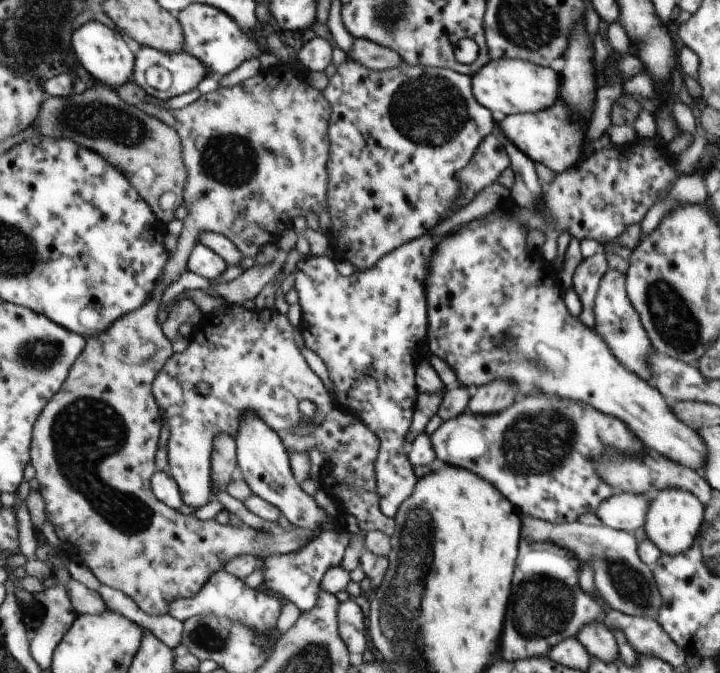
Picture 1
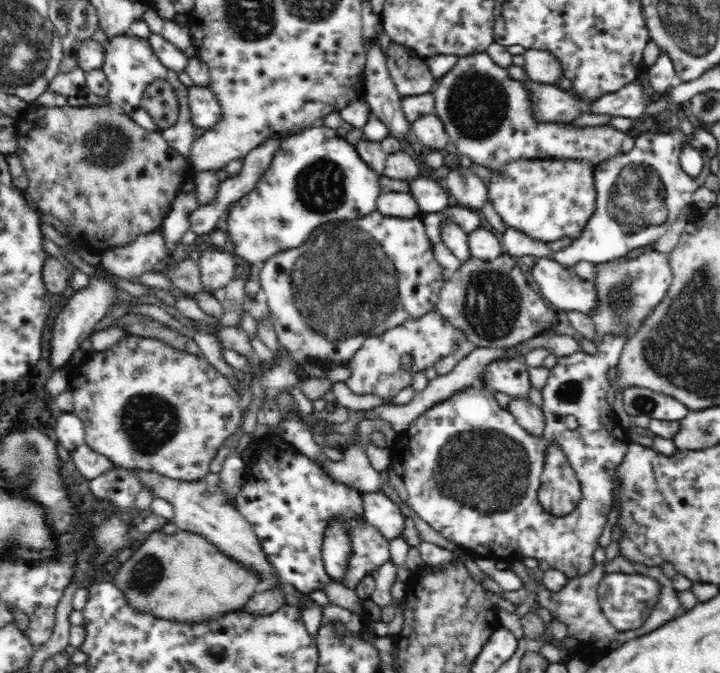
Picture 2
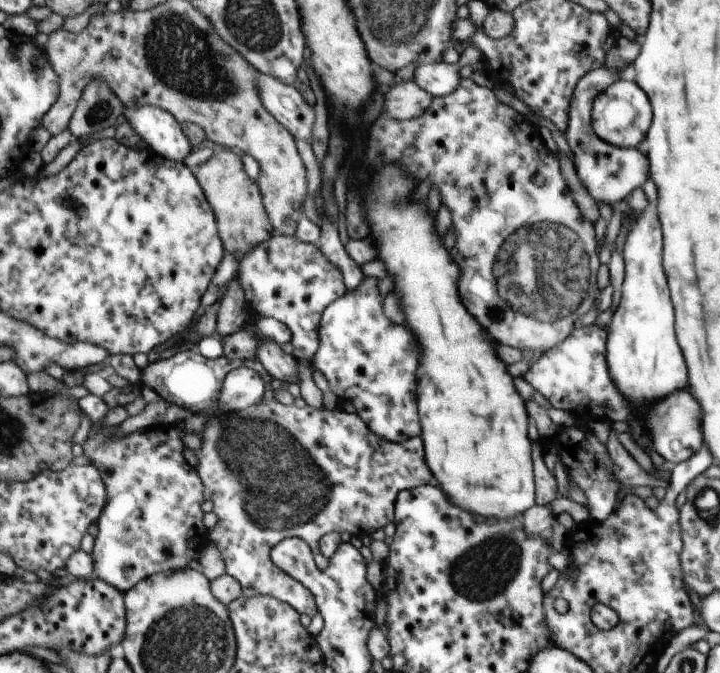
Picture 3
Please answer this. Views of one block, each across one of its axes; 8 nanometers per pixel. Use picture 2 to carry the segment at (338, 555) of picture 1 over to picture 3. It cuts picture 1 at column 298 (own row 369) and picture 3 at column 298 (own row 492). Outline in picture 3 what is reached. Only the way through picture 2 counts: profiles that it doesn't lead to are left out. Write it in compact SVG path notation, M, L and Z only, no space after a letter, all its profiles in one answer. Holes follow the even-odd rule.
M196 349L180 351L169 359L158 359L155 362L148 363L147 366L141 370L140 378L140 384L151 388L154 392L157 392L162 399L172 402L172 404L177 404L187 408L191 414L202 413L209 418L209 424L205 426L205 429L201 434L201 437L203 438L202 448L195 452L199 460L196 470L198 471L204 485L204 498L205 500L213 502L213 512L218 517L217 526L213 529L208 529L209 537L211 542L213 542L221 552L223 561L225 562L226 572L241 584L244 596L271 596L292 606L299 615L306 614L306 616L310 616L310 618L316 616L316 614L319 614L319 610L315 603L314 595L300 581L297 581L288 573L280 570L280 568L272 562L272 547L277 542L284 540L286 537L301 538L304 542L309 544L315 560L315 565L323 571L329 565L329 559L321 553L319 542L326 533L337 533L344 532L344 530L352 530L352 532L368 538L370 534L376 532L376 530L380 530L380 528L384 528L386 524L394 522L395 500L401 490L413 489L417 486L434 483L435 476L431 473L430 467L426 464L425 448L421 435L406 439L404 443L387 441L385 438L374 434L374 432L372 432L368 426L365 425L365 422L358 416L358 413L348 413L344 411L343 408L336 408L334 410L322 408L320 410L316 410L308 404L304 406L304 408L298 408L298 406L294 404L284 406L281 402L278 402L277 398L273 395L273 380L266 372L266 369L262 366L262 363L258 360L238 360L238 358L229 359L226 355L222 355L216 359L208 359L200 355ZM245 367L255 370L263 378L265 389L262 400L258 404L249 406L246 410L232 412L216 411L215 404L217 403L217 398L219 397L224 377L234 369Z

